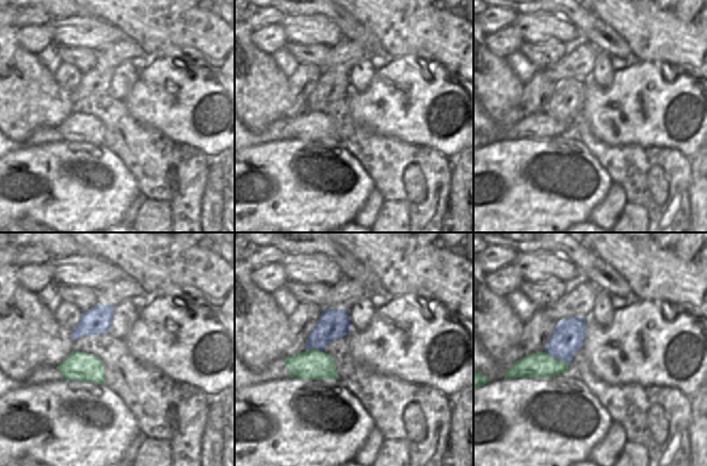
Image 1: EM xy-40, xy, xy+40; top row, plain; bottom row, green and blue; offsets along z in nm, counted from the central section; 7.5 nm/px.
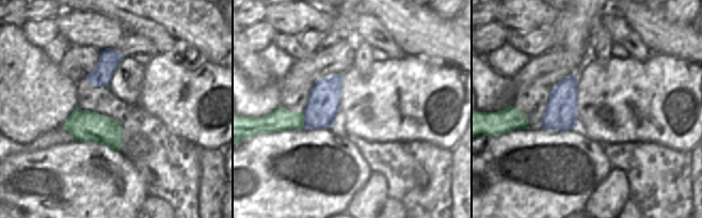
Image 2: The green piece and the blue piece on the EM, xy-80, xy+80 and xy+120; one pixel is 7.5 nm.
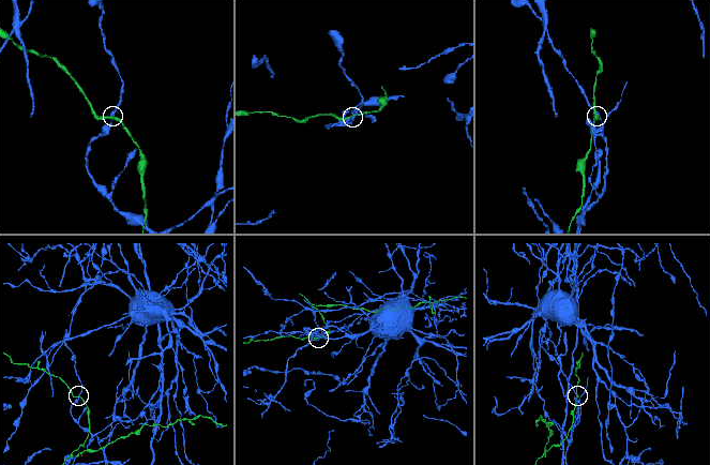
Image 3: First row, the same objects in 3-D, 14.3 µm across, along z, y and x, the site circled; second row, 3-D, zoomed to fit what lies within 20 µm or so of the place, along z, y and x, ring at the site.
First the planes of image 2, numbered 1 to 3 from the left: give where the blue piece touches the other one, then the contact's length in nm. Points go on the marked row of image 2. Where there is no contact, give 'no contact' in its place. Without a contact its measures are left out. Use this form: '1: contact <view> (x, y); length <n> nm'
1: no contact
2: contact xy+80 (303, 121); length 100 nm
3: no contact

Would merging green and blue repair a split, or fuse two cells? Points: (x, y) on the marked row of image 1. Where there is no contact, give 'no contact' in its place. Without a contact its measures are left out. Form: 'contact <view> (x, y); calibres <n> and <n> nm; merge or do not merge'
contact xy+40 (558, 359); calibres 190 and 240 nm; do not merge

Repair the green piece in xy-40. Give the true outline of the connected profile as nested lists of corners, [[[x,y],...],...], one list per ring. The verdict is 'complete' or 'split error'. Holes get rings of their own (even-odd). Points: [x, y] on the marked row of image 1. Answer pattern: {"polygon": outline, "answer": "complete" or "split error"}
{"polygon": [[[74,350],[57,368],[63,380],[103,384],[106,368],[101,360],[92,354]]], "answer": "complete"}

